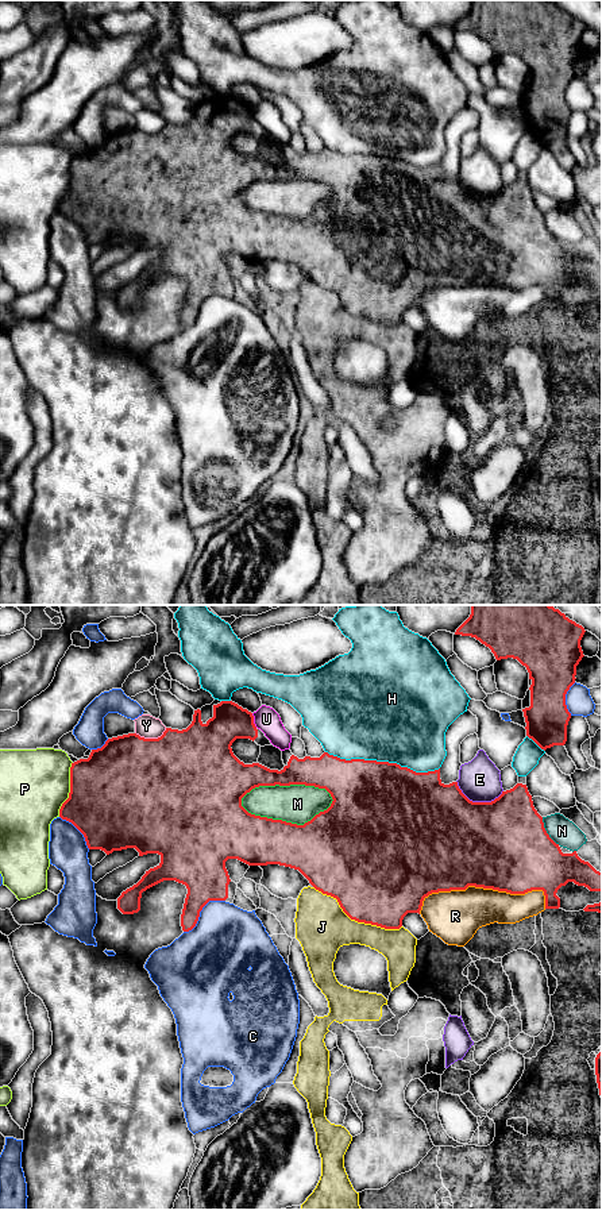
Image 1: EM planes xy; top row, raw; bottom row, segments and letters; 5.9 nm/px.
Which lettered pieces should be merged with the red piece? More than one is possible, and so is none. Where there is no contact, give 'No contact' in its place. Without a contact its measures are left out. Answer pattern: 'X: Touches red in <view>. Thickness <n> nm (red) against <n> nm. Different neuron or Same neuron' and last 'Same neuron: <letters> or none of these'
C: Touches red in xy. Thickness 280 nm (red) against 420 nm. Different neuron
E: Touches red in xy. Thickness 500 nm (red) against 240 nm. Different neuron
H: Touches red in xy. Thickness 500 nm (red) against 500 nm. Different neuron
J: Touches red in xy. Thickness 480 nm (red) against 320 nm. Different neuron
M: Touches red in xy. Thickness 190 nm (red) against 240 nm. Different neuron
N: Touches red in xy. Thickness 500 nm (red) against 160 nm. Different neuron
P: Touches red in xy. Thickness 500 nm (red) against 420 nm. Different neuron
R: Touches red in xy. Thickness 500 nm (red) against 320 nm. Different neuron
U: Touches red in xy. Thickness 220 nm (red) against 150 nm. Different neuron
Y: Touches red in xy. Thickness 500 nm (red) against 140 nm. Different neuron
Same neuron: none of these

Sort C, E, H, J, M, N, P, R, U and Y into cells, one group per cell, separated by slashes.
C / E / H / J M / N / P / R / U / Y

